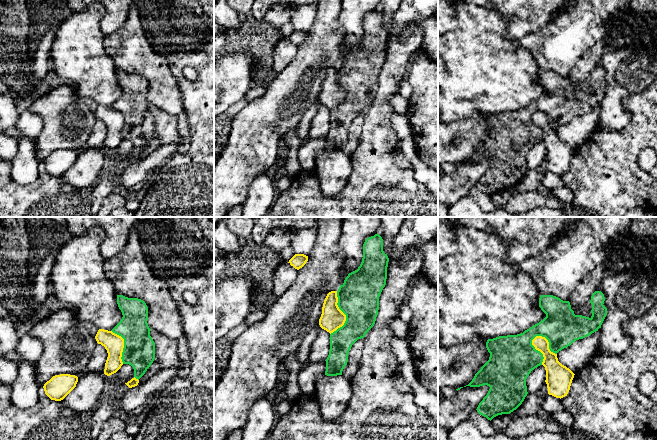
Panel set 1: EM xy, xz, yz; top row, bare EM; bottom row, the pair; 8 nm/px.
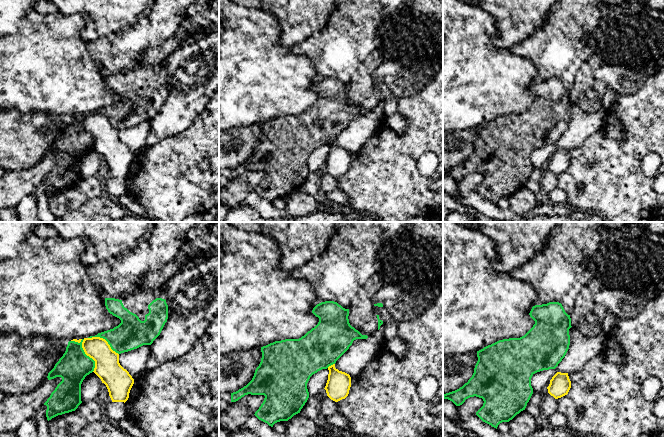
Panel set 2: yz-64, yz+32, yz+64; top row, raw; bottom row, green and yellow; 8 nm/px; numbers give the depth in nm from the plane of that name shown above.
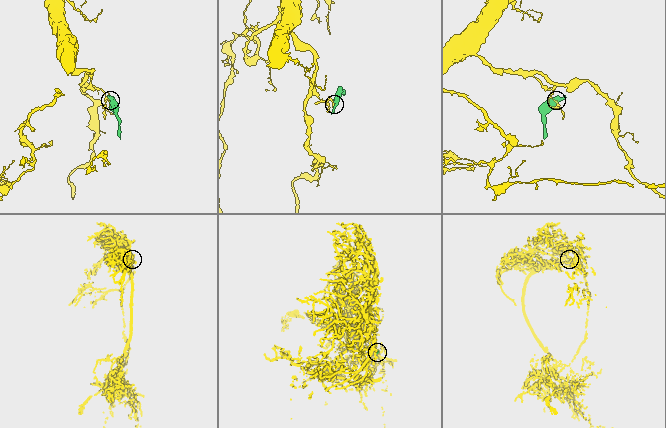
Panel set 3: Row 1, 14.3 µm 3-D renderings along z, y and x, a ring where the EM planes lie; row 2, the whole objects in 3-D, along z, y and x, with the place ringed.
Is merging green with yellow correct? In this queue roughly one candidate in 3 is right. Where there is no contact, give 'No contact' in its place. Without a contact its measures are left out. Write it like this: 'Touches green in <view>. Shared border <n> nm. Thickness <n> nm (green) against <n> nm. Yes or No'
Touches green in yz. Shared border 240 nm. Thickness 360 nm (green) against 180 nm. No

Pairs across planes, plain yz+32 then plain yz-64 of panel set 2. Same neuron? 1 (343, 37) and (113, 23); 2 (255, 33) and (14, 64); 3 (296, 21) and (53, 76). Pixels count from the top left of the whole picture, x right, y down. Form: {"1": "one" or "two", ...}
{"1": "two", "2": "one", "3": "two"}

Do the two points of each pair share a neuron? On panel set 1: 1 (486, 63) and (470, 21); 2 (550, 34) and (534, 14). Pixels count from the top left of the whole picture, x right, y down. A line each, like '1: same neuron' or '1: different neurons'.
1: same neuron
2: different neurons

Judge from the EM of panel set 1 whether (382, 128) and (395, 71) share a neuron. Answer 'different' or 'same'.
same

